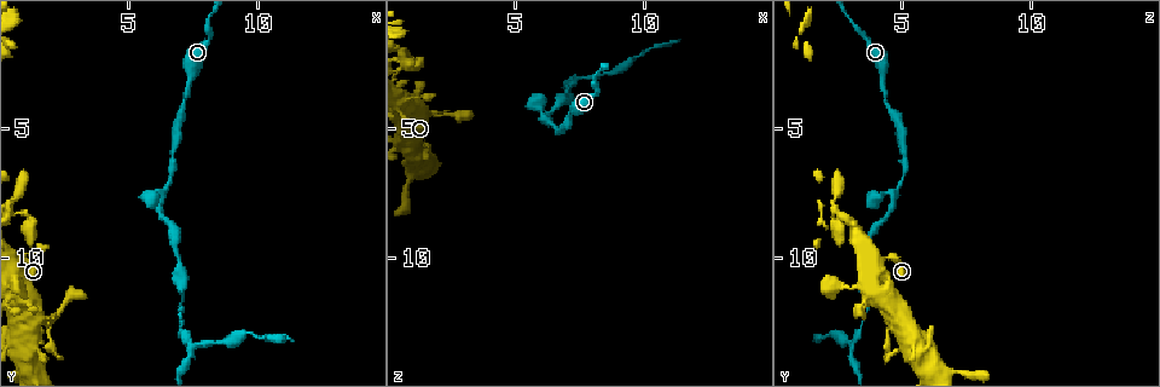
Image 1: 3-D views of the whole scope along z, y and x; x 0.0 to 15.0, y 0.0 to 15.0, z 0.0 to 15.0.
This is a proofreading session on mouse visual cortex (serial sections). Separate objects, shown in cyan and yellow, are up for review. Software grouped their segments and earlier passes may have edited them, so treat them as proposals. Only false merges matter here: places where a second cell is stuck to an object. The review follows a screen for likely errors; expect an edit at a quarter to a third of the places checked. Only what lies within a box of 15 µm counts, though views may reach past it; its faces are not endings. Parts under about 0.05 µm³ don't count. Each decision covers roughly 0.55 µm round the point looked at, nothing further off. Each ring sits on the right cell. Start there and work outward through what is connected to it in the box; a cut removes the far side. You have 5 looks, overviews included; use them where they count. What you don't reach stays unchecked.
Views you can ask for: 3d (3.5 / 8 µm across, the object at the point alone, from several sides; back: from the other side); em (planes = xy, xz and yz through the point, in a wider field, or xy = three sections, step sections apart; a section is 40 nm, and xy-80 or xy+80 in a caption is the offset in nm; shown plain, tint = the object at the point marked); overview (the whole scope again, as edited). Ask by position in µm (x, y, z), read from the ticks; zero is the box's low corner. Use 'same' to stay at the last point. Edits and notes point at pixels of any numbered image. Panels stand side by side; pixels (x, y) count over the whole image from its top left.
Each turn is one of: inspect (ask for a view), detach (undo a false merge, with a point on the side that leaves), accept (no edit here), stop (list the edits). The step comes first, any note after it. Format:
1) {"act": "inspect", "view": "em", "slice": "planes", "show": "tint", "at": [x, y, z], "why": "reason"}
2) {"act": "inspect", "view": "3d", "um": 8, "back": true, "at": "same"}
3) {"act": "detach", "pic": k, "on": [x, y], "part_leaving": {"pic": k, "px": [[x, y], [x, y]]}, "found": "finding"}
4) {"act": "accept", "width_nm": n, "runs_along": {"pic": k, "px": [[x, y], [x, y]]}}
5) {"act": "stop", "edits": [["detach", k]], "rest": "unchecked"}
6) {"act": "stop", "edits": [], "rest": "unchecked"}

{"act": "inspect", "view": "em", "slice": "xy", "step": 1, "show": "tint", "at": [6.2, 7.5, 4.7], "why": "a narrow waist"}

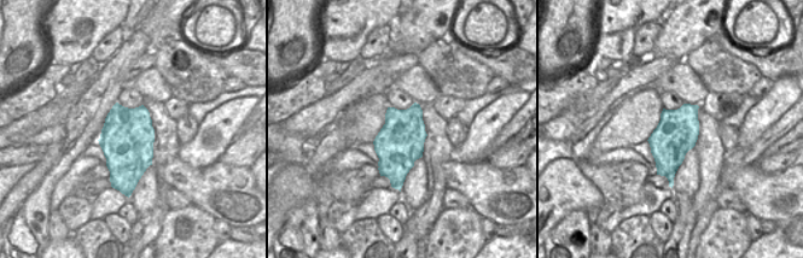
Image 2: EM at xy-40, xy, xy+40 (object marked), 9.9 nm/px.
{"act": "inspect", "view": "3d", "um": 3.5, "at": "same"}

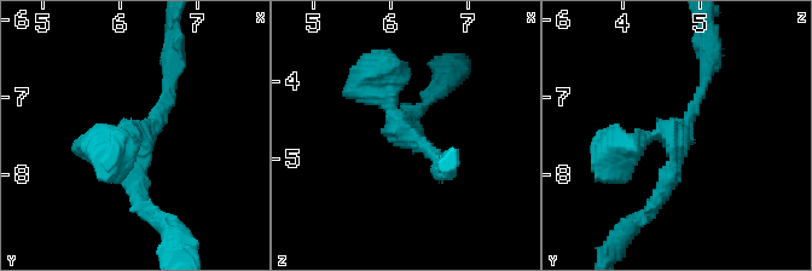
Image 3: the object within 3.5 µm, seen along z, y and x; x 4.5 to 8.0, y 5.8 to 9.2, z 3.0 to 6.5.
{"act": "accept", "arm_widths_nm": [150, 200, 300], "runs_along": {"pic": 3, "px": [[707, 69], [651, 207]]}, "found": "one cell here"}

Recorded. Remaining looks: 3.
{"act": "inspect", "view": "3d", "um": 3.5, "at": [7.4, 13.3, 3.0], "why": "branch point"}

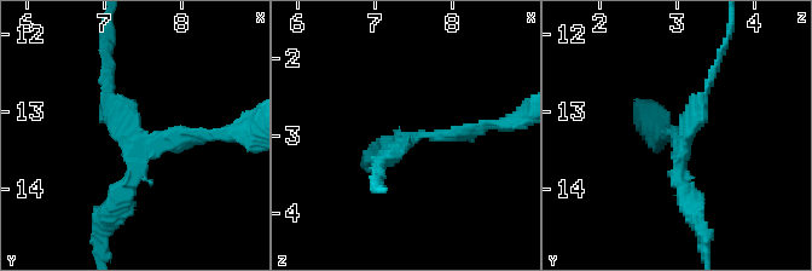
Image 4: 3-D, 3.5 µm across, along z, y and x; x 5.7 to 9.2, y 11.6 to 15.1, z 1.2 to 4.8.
{"act": "inspect", "view": "em", "slice": "xy", "step": 1, "show": "tint", "at": [7.45, 13.30, 3.10], "arms": 3, "arm_widths_nm": [150, 150, 200], "why": "need the tissue"}

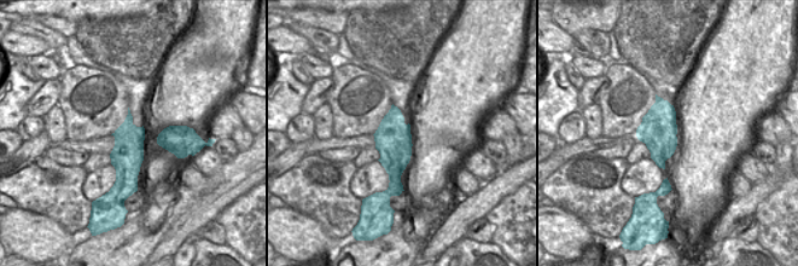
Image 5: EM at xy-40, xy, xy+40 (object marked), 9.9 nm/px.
{"act": "detach", "pic": 4, "on": [471, 132], "part_leaving": {"pic": 4, "px": [[429, 137], [459, 137], [522, 117]]}, "found": "two cells meet here"}

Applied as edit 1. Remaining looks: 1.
{"act": "stop", "edits": [["detach", 4]], "rest": "unchecked"}

